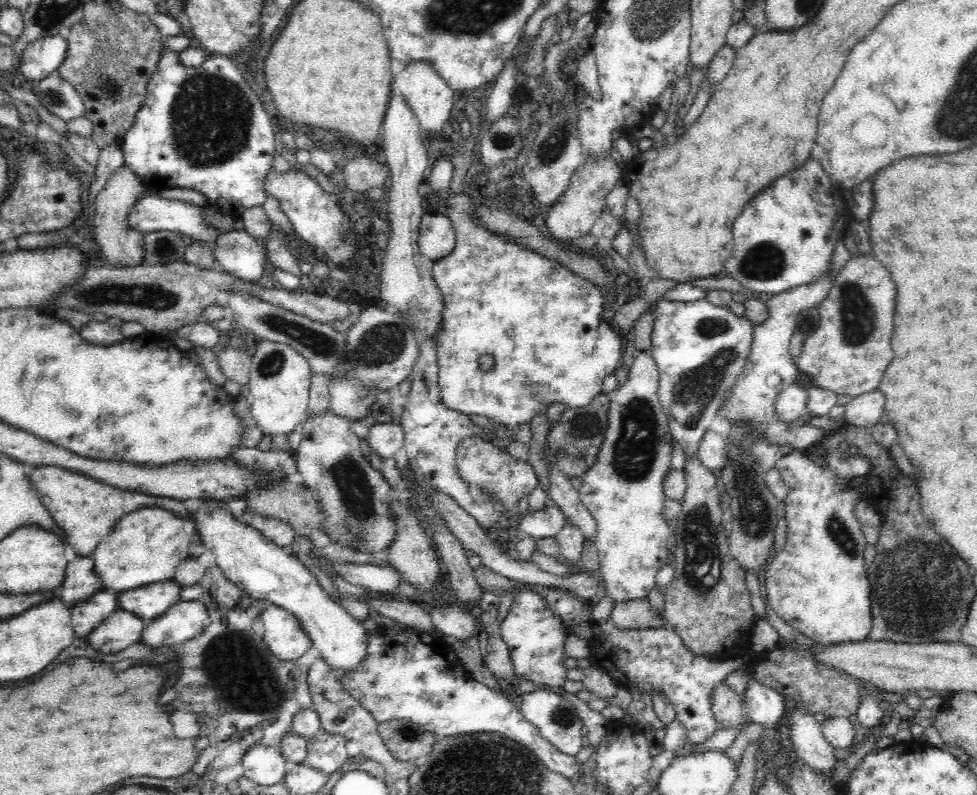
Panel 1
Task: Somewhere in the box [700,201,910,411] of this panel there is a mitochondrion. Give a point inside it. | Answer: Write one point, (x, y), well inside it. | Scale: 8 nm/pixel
(857, 316)

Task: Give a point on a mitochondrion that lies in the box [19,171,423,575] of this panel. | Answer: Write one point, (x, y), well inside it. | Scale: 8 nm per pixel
(150, 297)

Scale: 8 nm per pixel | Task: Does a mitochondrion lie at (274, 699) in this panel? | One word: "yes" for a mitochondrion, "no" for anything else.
yes

